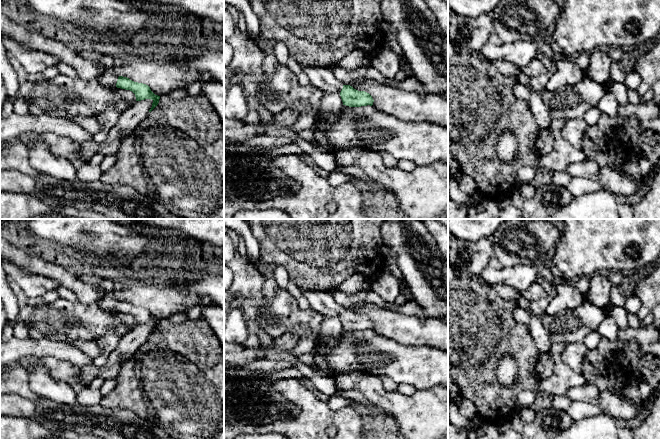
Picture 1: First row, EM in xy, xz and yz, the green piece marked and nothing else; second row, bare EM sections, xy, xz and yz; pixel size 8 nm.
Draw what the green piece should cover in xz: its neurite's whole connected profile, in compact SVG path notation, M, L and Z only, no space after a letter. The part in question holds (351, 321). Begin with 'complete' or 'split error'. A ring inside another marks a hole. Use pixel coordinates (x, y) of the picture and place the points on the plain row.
split error; M302 291L302 295L310 303L310 307L325 318L339 318L343 329L361 331L373 329L372 320L365 315L358 315L350 309L343 309L326 291Z

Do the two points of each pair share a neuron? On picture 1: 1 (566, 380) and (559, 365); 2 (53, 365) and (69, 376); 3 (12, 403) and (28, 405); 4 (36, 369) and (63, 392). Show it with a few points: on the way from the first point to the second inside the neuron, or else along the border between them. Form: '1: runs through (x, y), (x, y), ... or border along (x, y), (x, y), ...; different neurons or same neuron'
1: runs through (563, 376), (561, 369); same neuron
2: runs through (57, 369), (65, 372); same neuron
3: runs through (16, 405), (24, 405); same neuron
4: runs through (42, 376), (56, 390); same neuron

